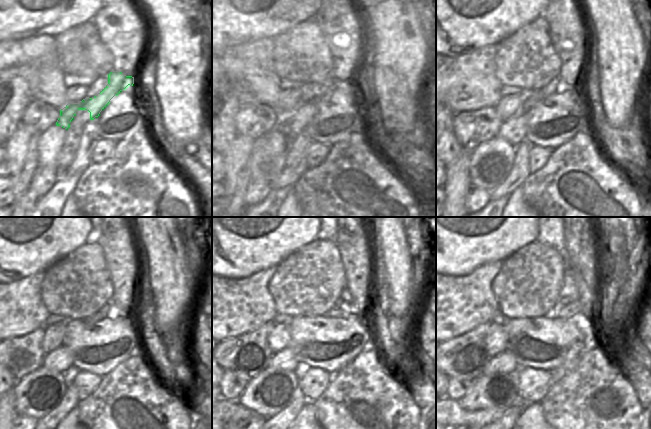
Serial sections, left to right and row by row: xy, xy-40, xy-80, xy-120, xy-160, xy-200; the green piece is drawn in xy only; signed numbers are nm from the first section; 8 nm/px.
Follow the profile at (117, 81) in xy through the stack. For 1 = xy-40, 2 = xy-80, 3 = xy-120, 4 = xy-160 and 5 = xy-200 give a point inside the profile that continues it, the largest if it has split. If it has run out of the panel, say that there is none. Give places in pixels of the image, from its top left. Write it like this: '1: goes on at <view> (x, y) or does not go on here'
1: goes on at xy-40 (292, 124)
2: goes on at xy-80 (513, 130)
3: goes on at xy-120 (60, 359)
4: goes on at xy-160 (285, 360)
5: goes on at xy-200 (505, 362)

